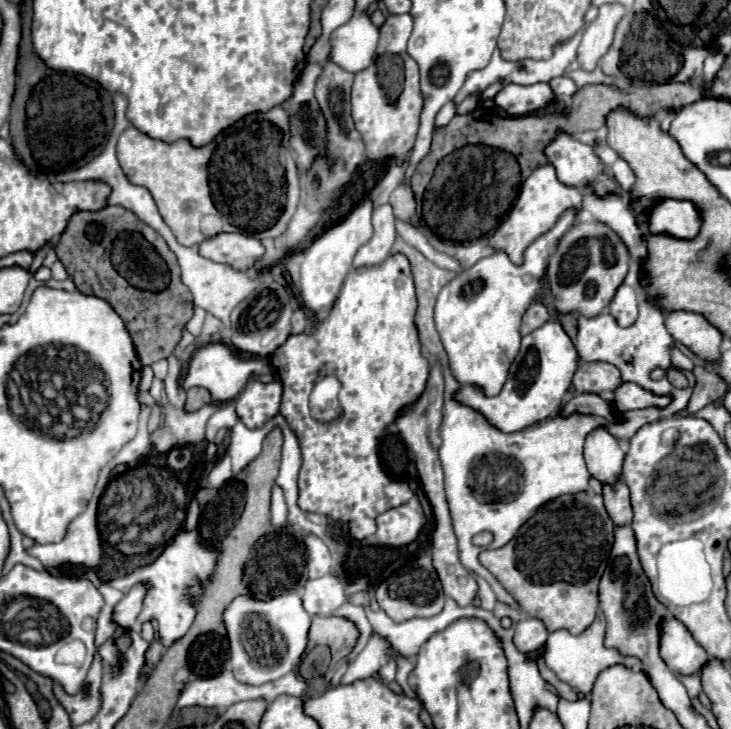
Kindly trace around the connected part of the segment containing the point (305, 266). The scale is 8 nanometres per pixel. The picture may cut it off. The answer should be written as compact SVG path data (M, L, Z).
M362 200L354 210L336 226L328 228L322 236L318 236L312 246L306 250L304 262L300 266L300 298L302 304L318 314L324 308L330 308L342 288L346 274L352 270L352 260L360 246L364 246L372 238L372 202Z

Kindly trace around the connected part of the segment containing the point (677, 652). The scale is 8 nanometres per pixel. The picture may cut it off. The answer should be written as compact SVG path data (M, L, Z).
M664 620L660 638L660 656L678 676L700 674L710 656L696 644L692 634L678 620Z

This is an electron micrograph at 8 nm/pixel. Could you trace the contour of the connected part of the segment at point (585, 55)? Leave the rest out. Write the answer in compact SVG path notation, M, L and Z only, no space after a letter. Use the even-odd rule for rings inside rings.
M620 4L600 6L598 18L592 24L588 24L588 28L584 30L582 42L576 52L576 60L582 66L582 70L590 72L598 66L598 60L608 52L608 48L612 44L616 24L624 16L624 12L626 12L626 8Z

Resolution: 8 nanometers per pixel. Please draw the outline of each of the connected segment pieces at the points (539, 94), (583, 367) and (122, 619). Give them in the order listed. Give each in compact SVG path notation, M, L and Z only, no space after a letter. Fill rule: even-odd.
M536 82L536 84L506 84L494 97L496 106L500 106L510 116L524 116L534 110L544 108L548 102L554 100L554 92L548 84Z
M582 362L572 378L576 392L590 392L598 396L612 396L612 392L622 384L616 366L606 362Z
M136 584L130 588L130 592L116 604L114 608L114 618L116 618L116 624L118 626L124 626L124 628L132 628L140 610L142 610L142 602L144 602L144 596L148 592L148 586L146 584Z

